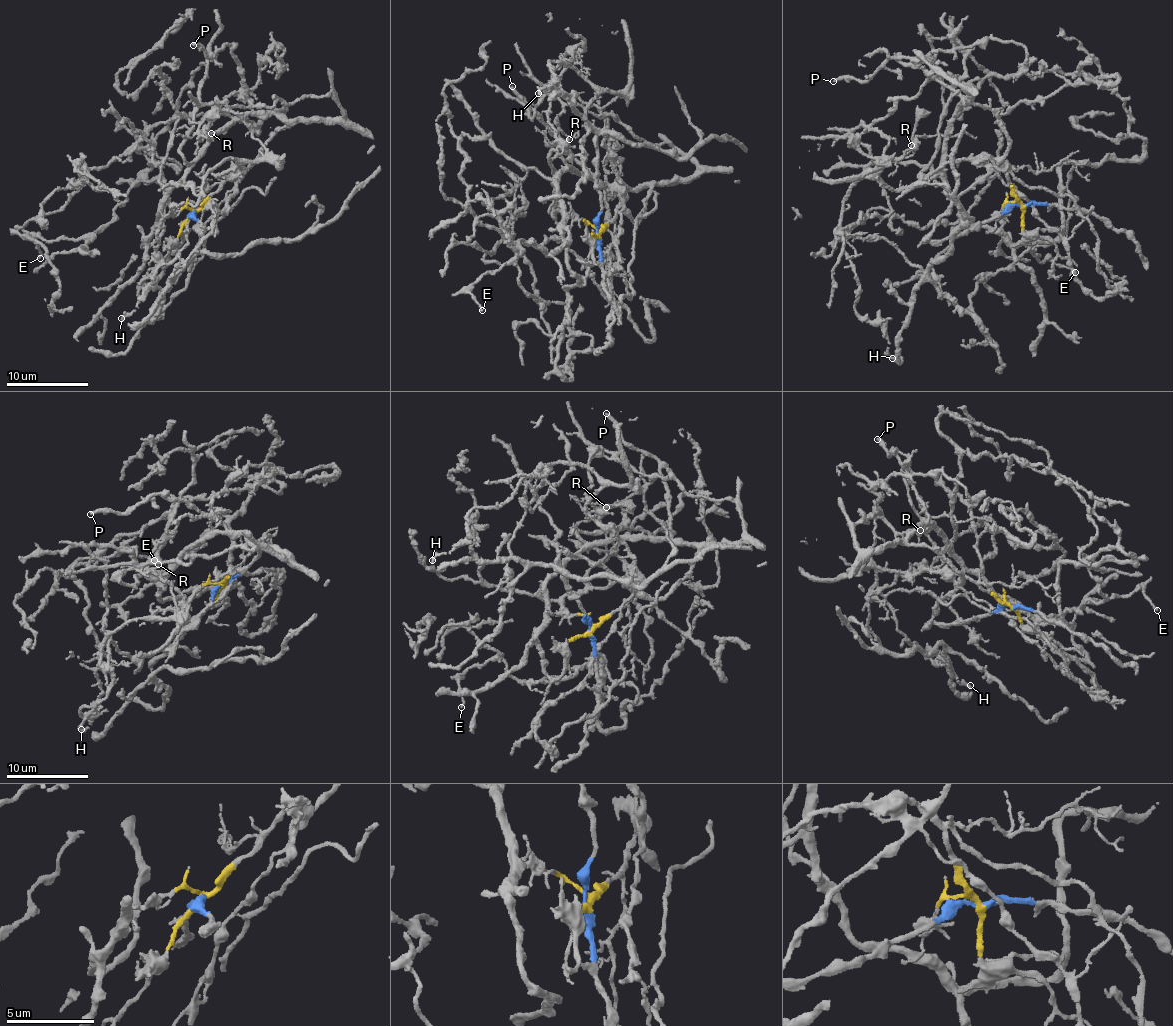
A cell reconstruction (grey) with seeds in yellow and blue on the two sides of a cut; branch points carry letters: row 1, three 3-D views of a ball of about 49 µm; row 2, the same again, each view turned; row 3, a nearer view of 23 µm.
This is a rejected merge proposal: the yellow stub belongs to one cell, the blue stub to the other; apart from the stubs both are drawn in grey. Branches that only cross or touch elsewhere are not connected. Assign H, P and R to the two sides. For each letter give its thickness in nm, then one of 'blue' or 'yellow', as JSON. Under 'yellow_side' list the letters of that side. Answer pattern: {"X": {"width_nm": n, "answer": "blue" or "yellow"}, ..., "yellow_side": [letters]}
{"H": {"width_nm": 260, "answer": "yellow"}, "P": {"width_nm": 280, "answer": "blue"}, "R": {"width_nm": 100, "answer": "yellow"}, "yellow_side": ["H", "R"]}

